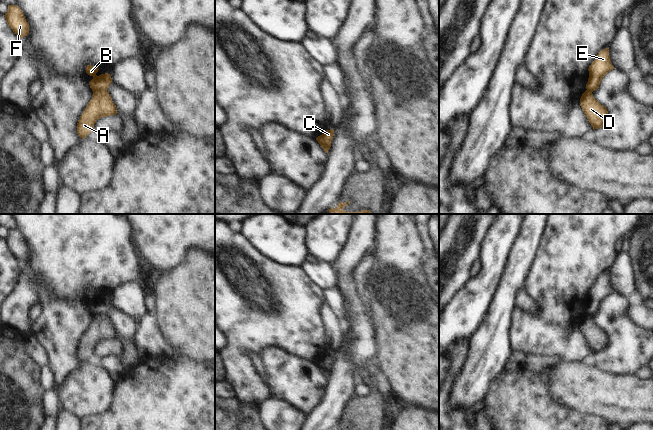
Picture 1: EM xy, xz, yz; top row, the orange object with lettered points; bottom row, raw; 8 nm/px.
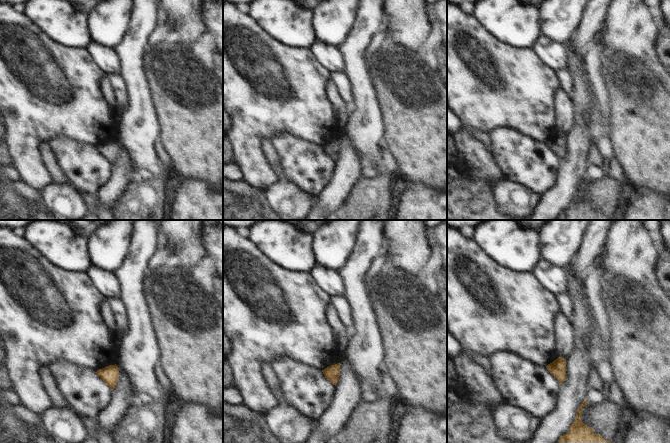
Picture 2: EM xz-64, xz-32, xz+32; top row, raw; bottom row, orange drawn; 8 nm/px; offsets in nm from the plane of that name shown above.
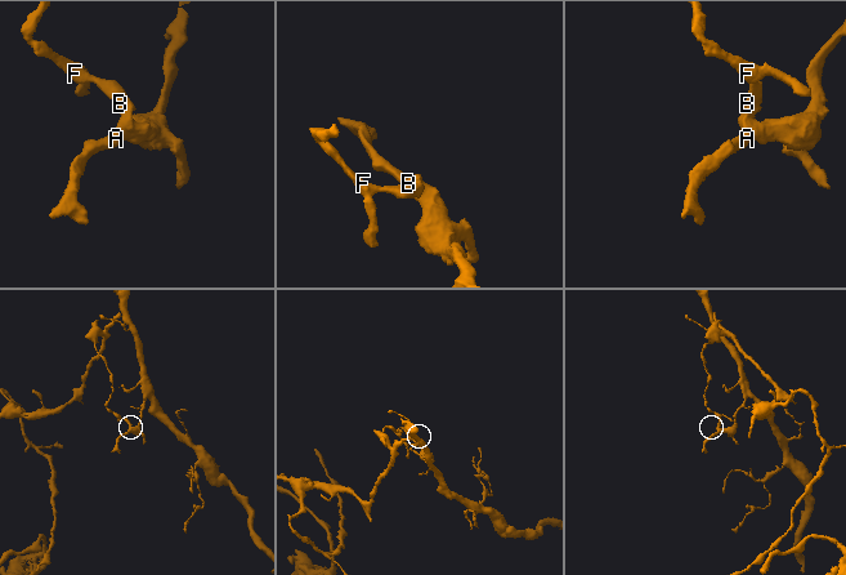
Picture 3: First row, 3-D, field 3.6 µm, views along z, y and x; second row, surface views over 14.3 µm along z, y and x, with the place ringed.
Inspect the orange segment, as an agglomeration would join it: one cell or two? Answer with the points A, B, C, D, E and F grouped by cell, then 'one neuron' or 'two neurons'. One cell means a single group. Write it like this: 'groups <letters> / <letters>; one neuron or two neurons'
groups A C D / B E F; two neurons

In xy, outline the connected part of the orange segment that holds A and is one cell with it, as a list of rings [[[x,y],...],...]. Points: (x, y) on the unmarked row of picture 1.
[[[107,314],[93,315],[92,323],[88,326],[77,347],[77,357],[85,363],[94,354],[94,348],[101,341],[117,338],[116,329]]]

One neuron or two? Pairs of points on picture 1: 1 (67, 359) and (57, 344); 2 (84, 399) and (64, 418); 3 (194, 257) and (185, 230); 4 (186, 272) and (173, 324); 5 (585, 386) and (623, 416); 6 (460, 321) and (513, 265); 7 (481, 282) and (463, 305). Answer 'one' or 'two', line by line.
1: one
2: two
3: two
4: one
5: one
6: two
7: one

